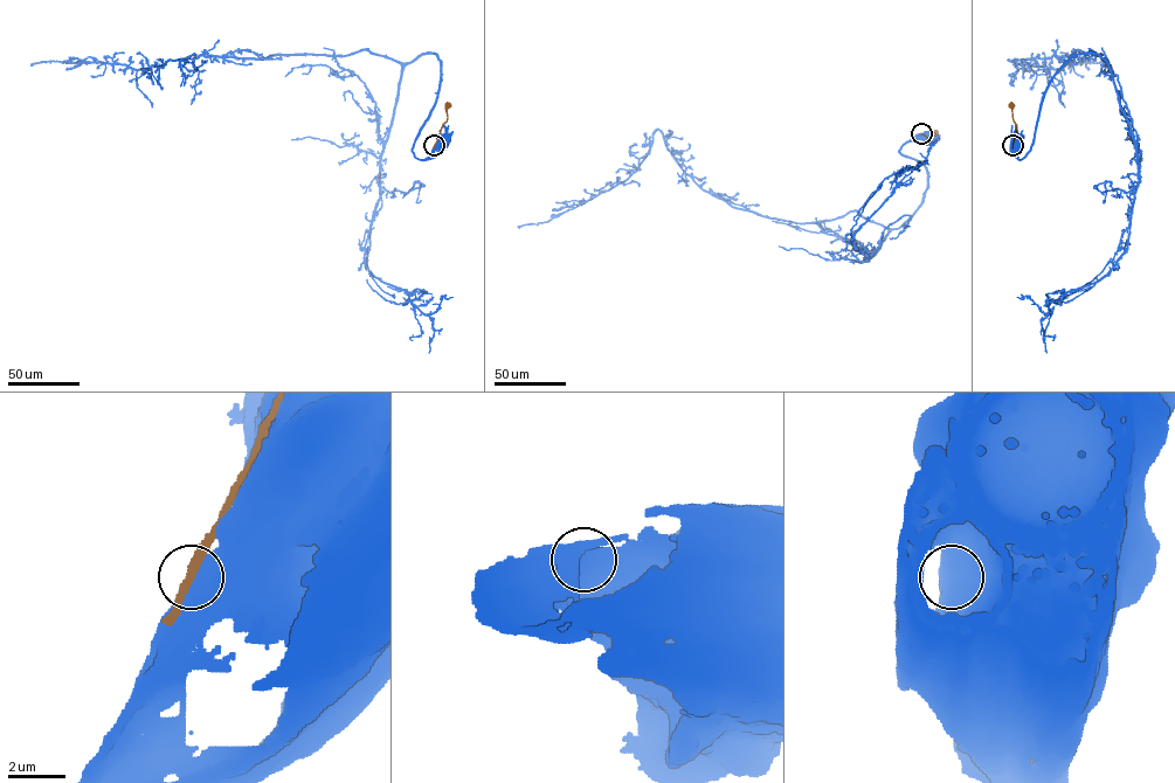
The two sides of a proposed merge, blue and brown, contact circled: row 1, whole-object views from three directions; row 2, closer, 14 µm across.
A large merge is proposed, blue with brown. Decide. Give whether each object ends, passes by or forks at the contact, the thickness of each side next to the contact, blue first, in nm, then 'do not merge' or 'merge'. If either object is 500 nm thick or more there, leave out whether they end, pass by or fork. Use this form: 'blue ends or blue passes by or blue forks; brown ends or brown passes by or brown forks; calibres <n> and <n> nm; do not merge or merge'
calibres 800 and 240 nm; do not merge

